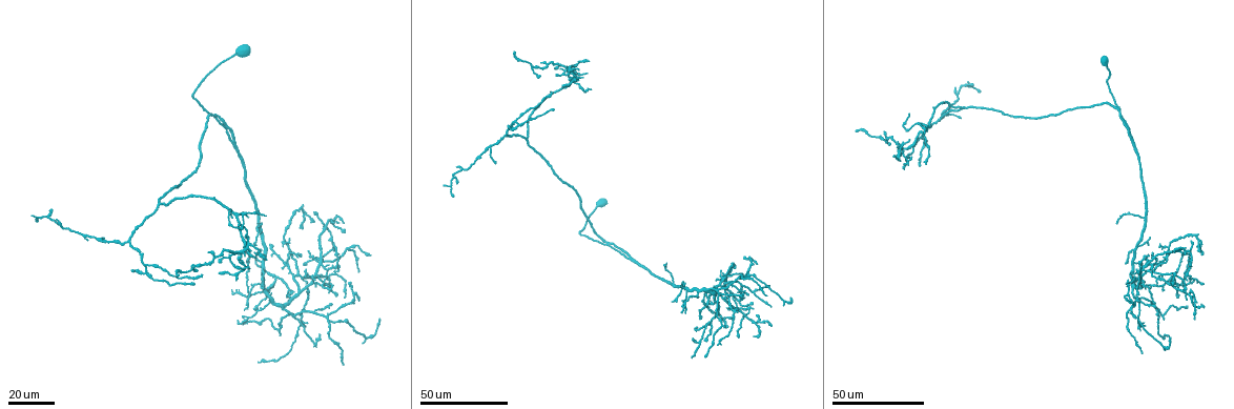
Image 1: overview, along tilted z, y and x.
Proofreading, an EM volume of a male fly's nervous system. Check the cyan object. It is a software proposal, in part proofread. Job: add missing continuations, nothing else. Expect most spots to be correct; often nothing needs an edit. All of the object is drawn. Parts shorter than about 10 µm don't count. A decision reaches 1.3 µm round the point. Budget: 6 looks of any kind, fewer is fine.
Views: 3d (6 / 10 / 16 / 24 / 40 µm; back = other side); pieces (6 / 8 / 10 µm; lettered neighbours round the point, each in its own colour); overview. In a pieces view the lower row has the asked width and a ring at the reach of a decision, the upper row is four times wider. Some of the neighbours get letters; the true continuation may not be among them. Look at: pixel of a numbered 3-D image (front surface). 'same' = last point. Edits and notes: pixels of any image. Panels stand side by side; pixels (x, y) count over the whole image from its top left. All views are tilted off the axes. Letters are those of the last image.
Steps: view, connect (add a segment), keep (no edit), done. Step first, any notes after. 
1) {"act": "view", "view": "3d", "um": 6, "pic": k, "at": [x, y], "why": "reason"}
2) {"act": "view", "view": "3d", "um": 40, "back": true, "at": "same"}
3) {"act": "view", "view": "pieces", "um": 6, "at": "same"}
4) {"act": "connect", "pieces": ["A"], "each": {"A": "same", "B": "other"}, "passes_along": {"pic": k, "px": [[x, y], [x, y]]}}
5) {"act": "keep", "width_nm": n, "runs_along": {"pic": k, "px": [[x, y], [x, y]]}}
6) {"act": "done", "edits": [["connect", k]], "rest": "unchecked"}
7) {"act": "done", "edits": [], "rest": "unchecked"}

{"act": "view", "view": "3d", "um": 40, "pic": 1, "at": [1142, 354], "why": "free end"}

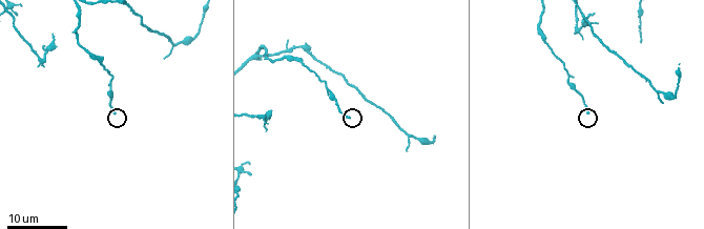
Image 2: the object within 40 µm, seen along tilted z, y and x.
{"act": "view", "view": "3d", "um": 6, "pic": 2, "at": [114, 111]}

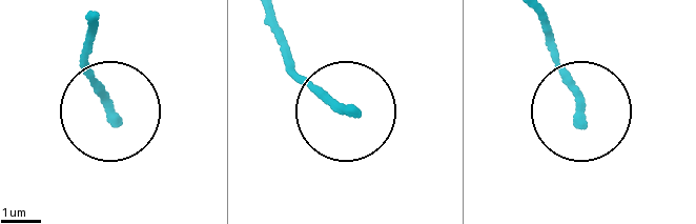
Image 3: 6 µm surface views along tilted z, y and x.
{"act": "view", "view": "pieces", "um": 10, "pic": 3, "at": [581, 121]}

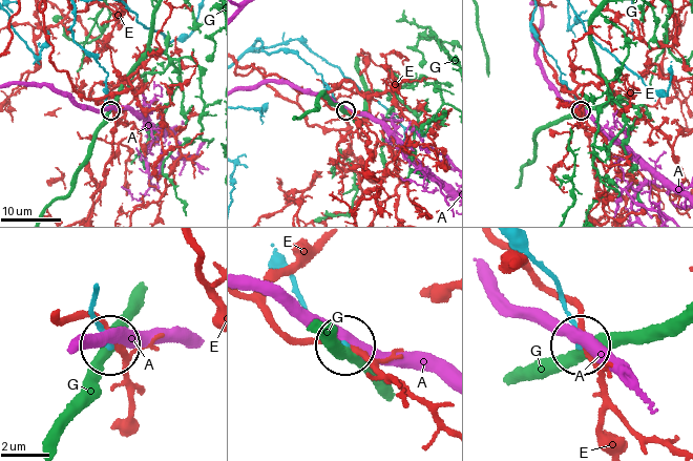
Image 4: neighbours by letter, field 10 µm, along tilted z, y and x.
{"act": "keep", "each": {"A": "other", "E": "other", "G": "other"}, "runs_along": {"pic": 4, "px": [[518, 245], [553, 278], [580, 343]]}, "found": "no lettered segment goes on from it"}

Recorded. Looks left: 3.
{"act": "view", "view": "3d", "um": 24, "pic": 1, "at": [1117, 222], "why": "thin end"}

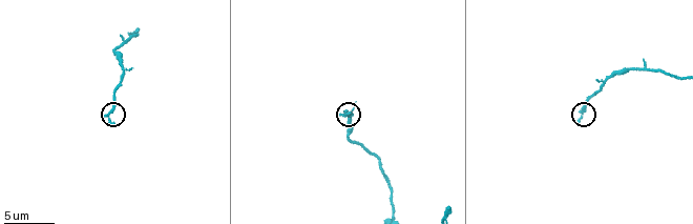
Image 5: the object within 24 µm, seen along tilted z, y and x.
{"act": "view", "view": "pieces", "um": 8, "pic": 5, "at": [351, 113], "why": "what lies round it"}

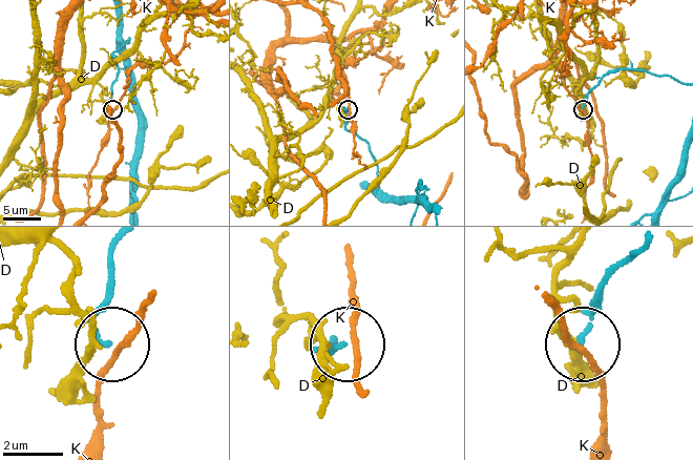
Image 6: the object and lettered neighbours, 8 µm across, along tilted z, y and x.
{"act": "keep", "each": {"D": "other", "K": "other"}, "runs_along": {"pic": 6, "px": [[648, 246], [609, 274], [584, 344]]}, "found": "none of them fits"}

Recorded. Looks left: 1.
{"act": "done", "edits": [], "rest": "unchecked"}

